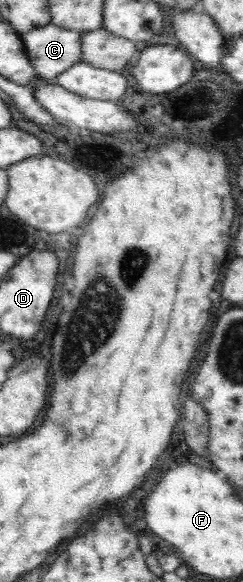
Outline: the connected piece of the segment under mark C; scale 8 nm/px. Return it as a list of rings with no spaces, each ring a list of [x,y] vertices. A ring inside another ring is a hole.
[[[49,22],[45,26],[38,26],[20,34],[20,38],[34,70],[40,78],[47,81],[55,79],[70,66],[82,61],[81,34],[74,30],[67,30]]]

